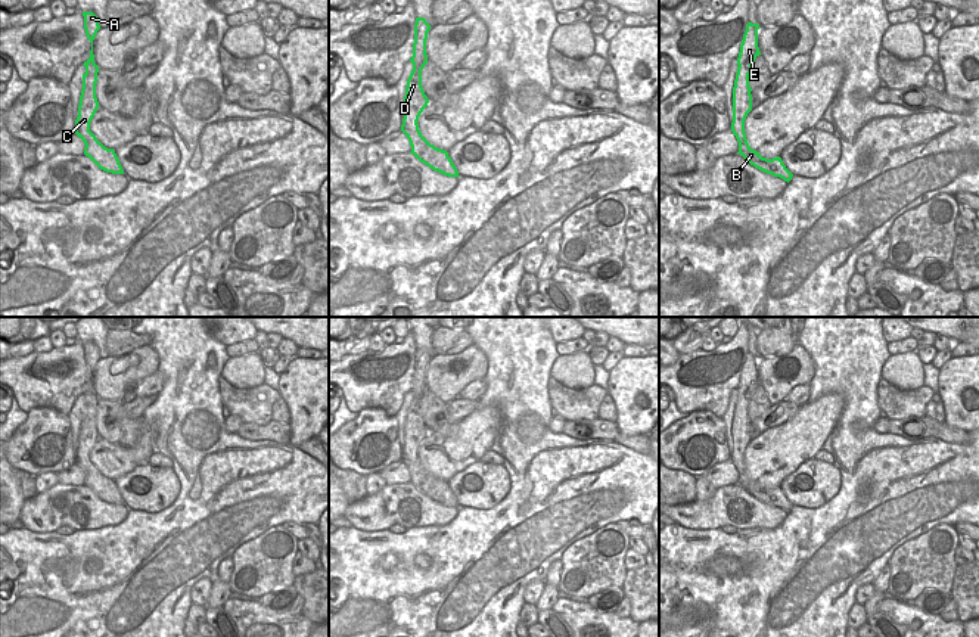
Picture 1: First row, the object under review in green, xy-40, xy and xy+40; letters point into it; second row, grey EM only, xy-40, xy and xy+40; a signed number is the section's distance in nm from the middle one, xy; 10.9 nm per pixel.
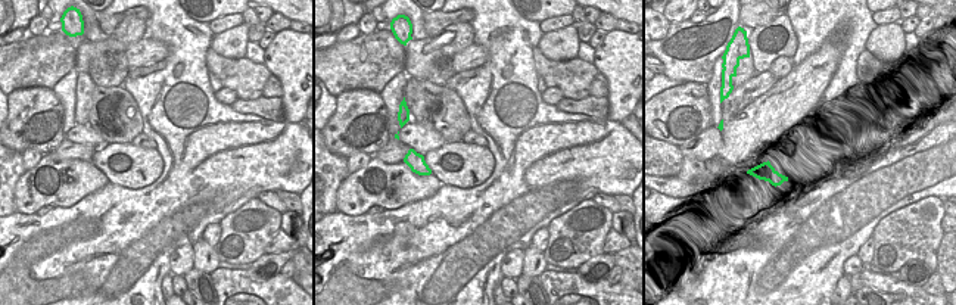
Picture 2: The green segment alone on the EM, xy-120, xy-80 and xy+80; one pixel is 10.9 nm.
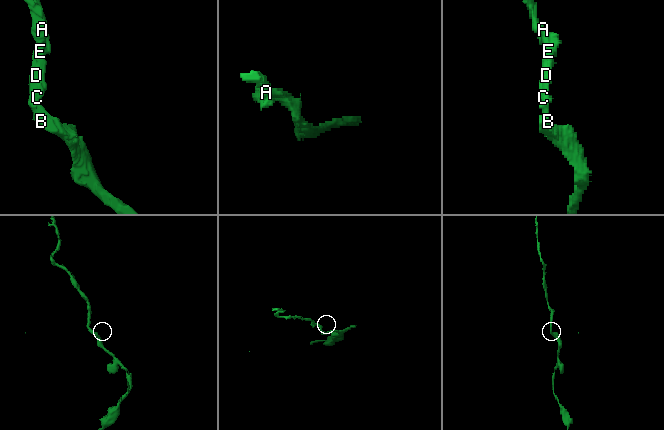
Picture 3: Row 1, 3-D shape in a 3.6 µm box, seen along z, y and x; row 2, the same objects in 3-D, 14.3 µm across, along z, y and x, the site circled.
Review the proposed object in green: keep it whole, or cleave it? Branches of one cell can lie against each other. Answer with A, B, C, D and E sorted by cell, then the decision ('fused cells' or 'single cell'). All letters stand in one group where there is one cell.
A B C D E; single cell

